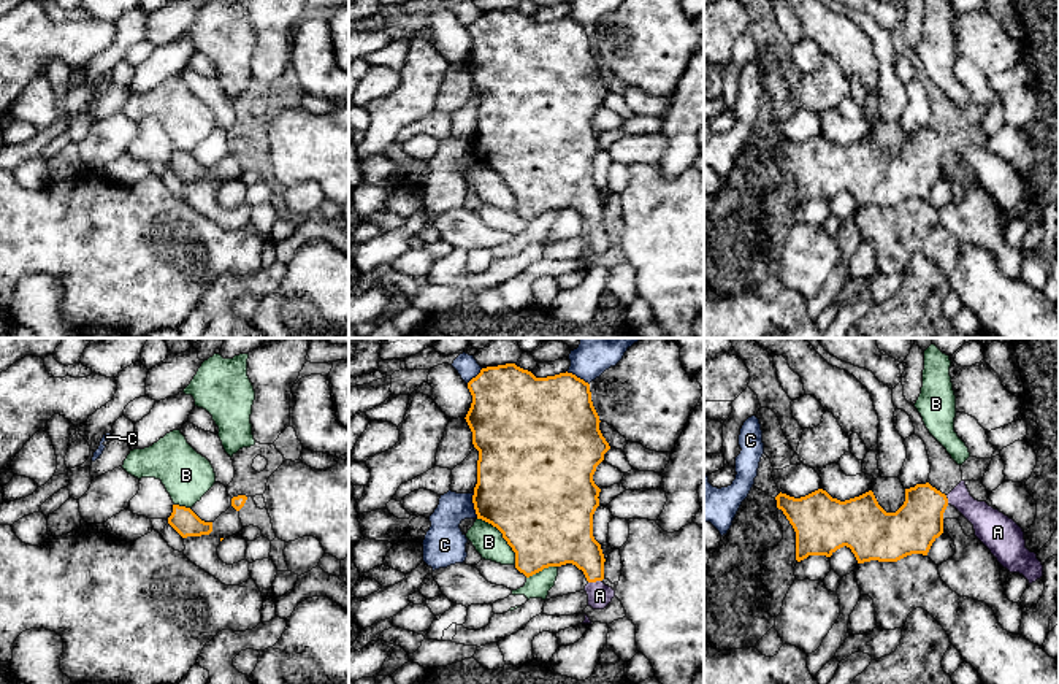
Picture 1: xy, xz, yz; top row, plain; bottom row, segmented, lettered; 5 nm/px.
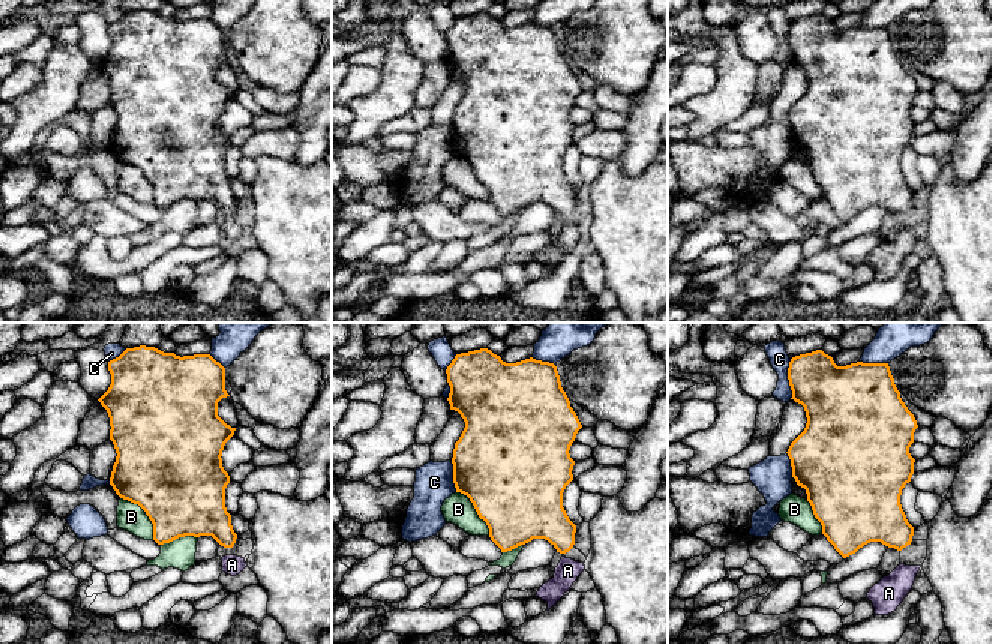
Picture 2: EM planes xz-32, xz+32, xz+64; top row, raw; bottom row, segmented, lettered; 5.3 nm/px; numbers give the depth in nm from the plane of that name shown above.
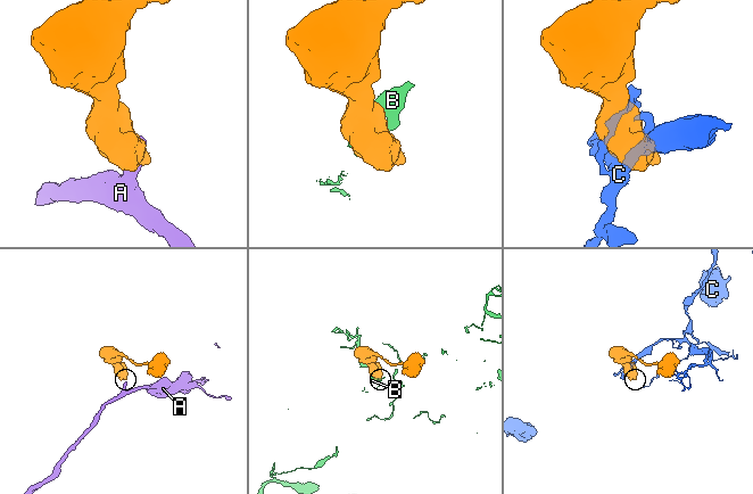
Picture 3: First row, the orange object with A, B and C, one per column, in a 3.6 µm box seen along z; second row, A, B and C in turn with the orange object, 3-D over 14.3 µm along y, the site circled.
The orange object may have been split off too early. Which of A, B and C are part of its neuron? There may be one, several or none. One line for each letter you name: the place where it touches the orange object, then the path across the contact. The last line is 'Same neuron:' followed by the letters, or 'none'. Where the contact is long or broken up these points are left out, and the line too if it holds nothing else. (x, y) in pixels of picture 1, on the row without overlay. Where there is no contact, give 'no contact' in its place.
A: meets orange in xz at (595, 226); runs through xz (568, 184), (592, 208), (595, 226), (595, 234), (600, 240)
Same neuron: A

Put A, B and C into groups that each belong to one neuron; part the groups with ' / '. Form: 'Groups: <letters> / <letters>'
Groups: A / B / C

